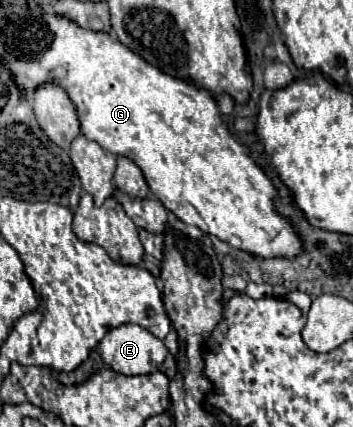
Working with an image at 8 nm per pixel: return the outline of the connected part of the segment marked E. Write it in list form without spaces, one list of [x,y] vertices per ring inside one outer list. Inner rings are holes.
[[[126,323],[126,325],[110,329],[100,341],[97,350],[104,363],[122,375],[148,375],[154,371],[162,371],[168,379],[176,375],[176,361],[166,349],[166,345],[140,325]]]

